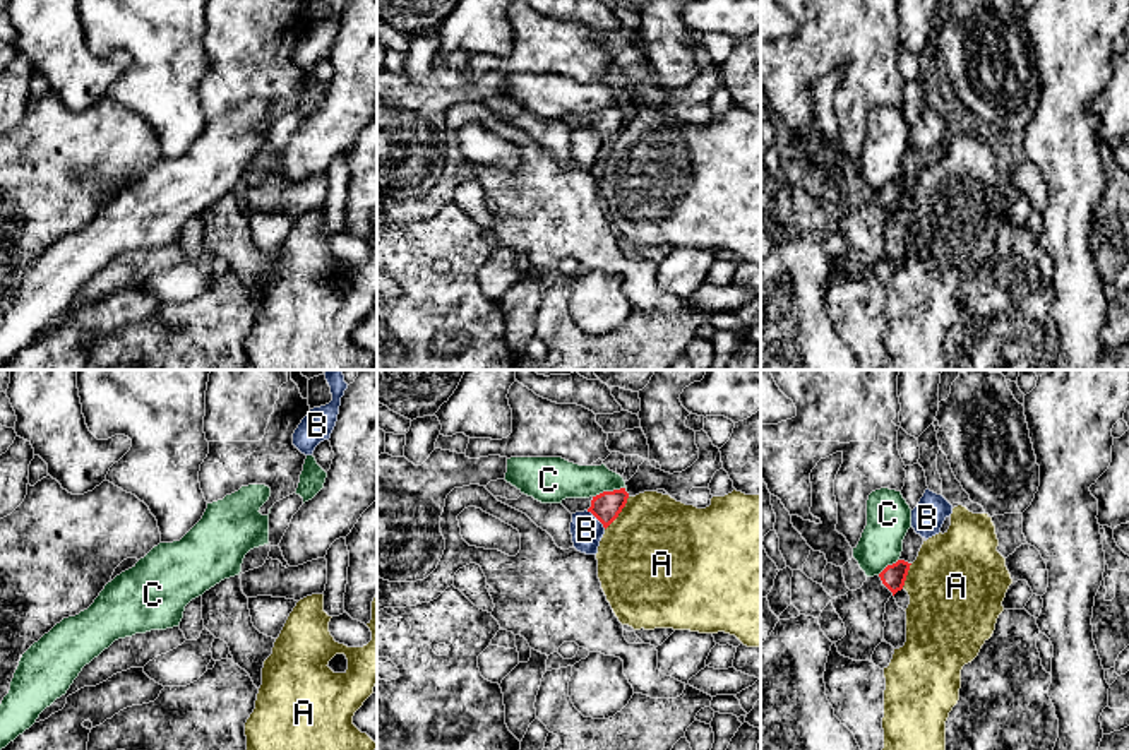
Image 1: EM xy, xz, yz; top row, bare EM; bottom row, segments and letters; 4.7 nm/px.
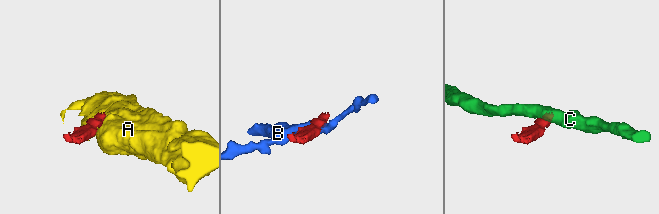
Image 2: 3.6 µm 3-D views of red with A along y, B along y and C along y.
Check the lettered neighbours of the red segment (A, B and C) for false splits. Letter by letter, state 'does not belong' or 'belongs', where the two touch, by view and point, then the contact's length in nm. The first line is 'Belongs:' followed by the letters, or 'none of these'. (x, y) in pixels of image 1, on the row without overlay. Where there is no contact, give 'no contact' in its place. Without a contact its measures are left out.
Belongs: none of these
A: does not belong | xz (619, 129) | 200 nm
B: does not belong | xz (597, 134) | 130 nm
C: does not belong | xz (609, 108) | 170 nm

